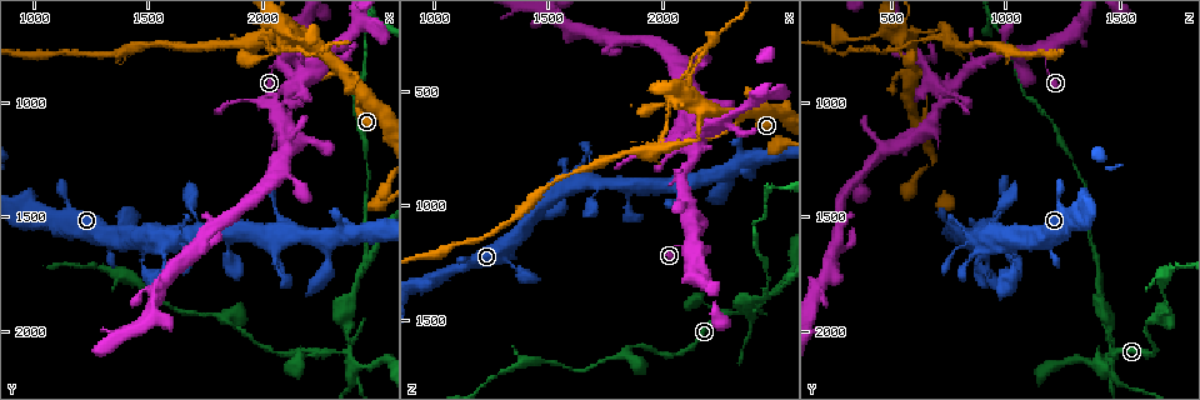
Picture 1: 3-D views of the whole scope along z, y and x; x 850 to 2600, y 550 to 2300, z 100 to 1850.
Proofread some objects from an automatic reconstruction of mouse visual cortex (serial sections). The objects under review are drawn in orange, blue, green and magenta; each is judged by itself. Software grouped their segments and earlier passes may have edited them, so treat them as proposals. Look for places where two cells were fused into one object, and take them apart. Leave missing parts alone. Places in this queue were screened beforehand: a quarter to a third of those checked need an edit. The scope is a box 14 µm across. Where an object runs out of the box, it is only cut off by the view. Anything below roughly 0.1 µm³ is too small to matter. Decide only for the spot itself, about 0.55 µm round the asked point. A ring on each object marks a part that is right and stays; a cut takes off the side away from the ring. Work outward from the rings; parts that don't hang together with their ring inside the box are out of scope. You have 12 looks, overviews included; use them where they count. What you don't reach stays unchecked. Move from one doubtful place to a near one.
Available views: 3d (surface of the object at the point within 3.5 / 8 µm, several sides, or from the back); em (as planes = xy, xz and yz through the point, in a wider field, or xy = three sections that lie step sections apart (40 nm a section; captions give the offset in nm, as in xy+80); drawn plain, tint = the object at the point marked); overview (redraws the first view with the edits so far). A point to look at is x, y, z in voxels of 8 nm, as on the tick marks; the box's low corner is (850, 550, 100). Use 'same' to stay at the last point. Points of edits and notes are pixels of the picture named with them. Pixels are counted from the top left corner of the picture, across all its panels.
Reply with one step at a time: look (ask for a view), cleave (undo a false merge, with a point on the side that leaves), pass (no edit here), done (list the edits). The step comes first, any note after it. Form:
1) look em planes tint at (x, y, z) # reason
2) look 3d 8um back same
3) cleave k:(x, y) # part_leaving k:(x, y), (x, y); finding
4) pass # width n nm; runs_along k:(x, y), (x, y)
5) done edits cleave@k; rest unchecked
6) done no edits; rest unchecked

look 3d 3.5um back at (2150, 670, 710) # sharp bend

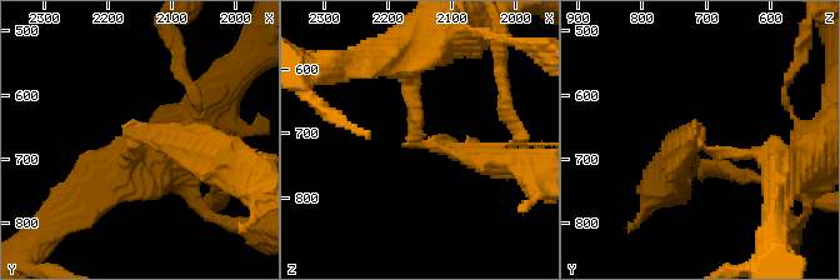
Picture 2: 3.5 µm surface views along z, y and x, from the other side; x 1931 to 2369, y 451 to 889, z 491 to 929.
look em xy step 2 tint at (2155, 670, 715) # arm_widths 200, 300 nm; now the EM

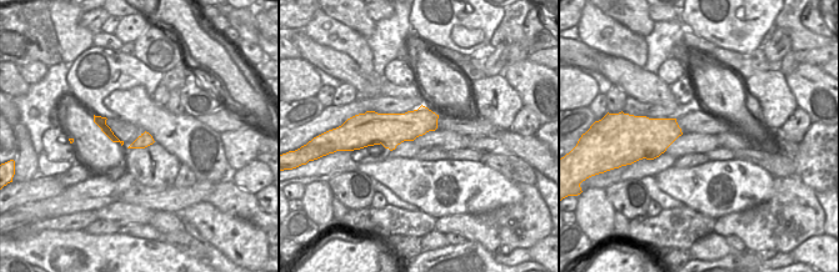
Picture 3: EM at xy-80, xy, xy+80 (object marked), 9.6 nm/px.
cleave 2:(498, 71) # a second cell is stuck on

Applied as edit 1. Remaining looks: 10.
look 3d 3.5um at (2130, 980, 750) # calibre changes

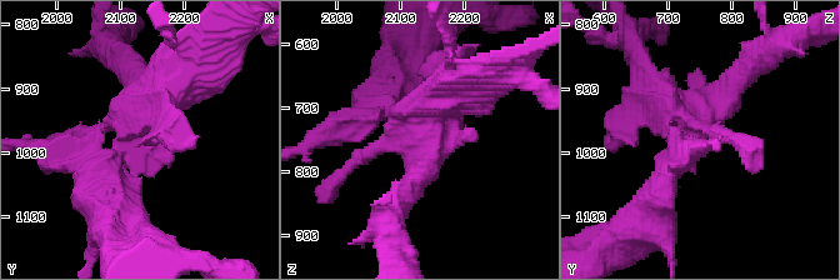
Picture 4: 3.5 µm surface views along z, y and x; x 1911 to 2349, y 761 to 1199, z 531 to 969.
look em xy step 3 plain same

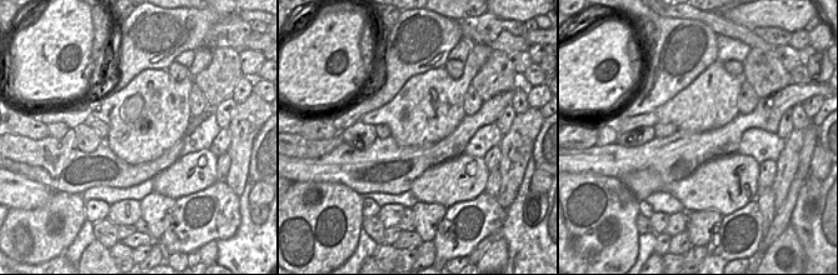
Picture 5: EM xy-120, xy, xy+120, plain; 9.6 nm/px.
look em xy step 3 tint same

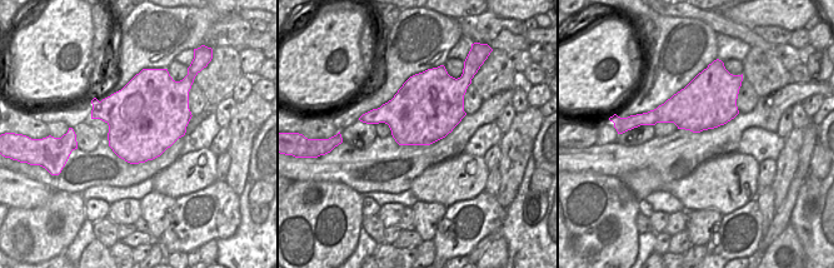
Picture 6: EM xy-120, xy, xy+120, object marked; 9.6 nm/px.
cleave 4:(166, 88) # part_leaving 4:(428, 115), (451, 90), (513, 68); two cells meet here

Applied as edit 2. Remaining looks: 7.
look overview # redraw

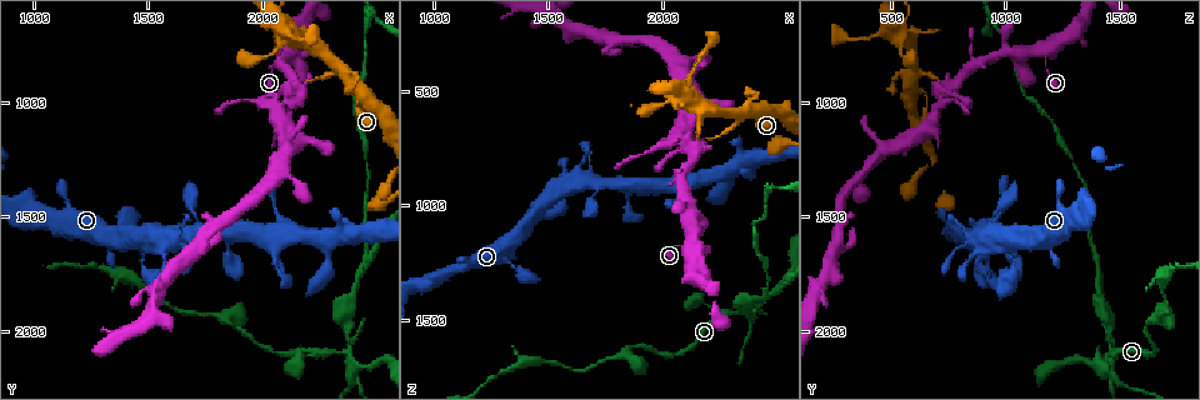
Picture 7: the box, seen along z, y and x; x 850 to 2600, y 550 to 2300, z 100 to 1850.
look 3d 3.5um at (2140, 2130, 1410)

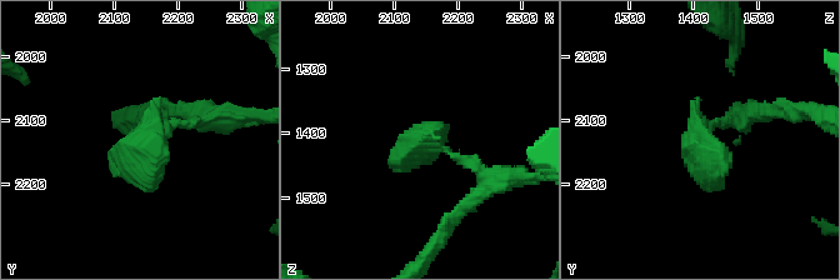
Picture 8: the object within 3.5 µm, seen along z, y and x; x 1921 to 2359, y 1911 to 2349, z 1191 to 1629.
look em planes plain at (2160, 2140, 1405) # now the EM

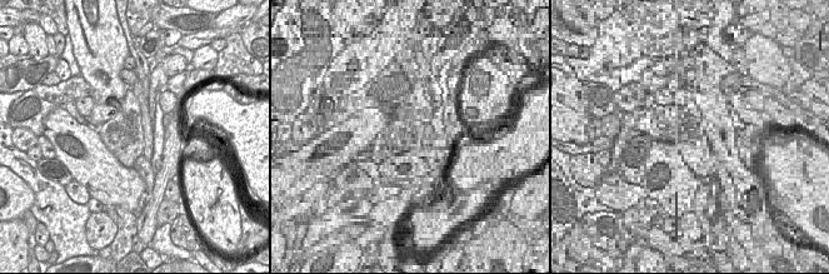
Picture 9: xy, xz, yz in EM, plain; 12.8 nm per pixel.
look em planes tint same # where the object lies

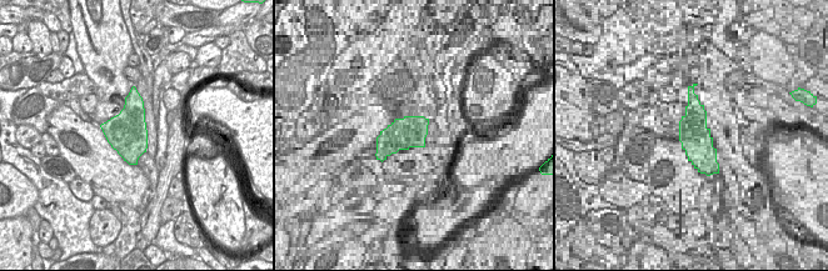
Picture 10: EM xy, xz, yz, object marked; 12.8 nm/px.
pass # width 500 nm; runs_along 8:(203, 121), (169, 121), (110, 171); one cell here

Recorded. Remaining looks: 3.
look em xy step 5 tint at (2370, 2100, 1460) # abrupt turn

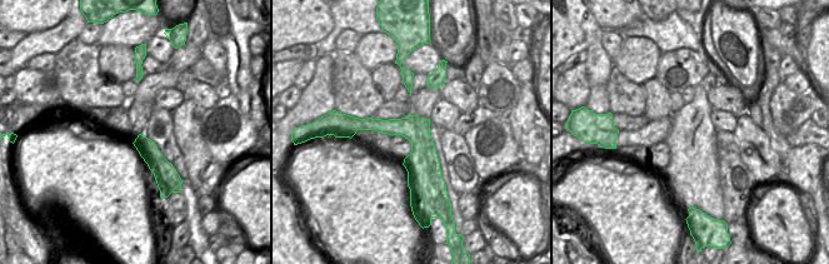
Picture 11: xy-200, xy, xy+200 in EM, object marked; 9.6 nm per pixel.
look 3d 3.5um same

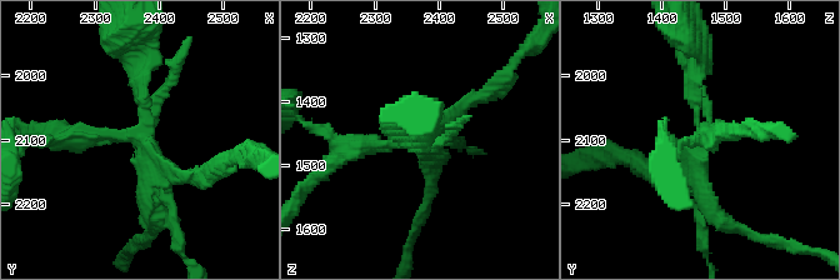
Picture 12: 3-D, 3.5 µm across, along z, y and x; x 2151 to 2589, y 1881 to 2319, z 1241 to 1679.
cleave 12:(713, 203) # border 11:(405, 116), (417, 129), (415, 144); a second cell is stuck on

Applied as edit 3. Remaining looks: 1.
done edits cleave@2, cleave@4, cleave@12; rest unchecked

